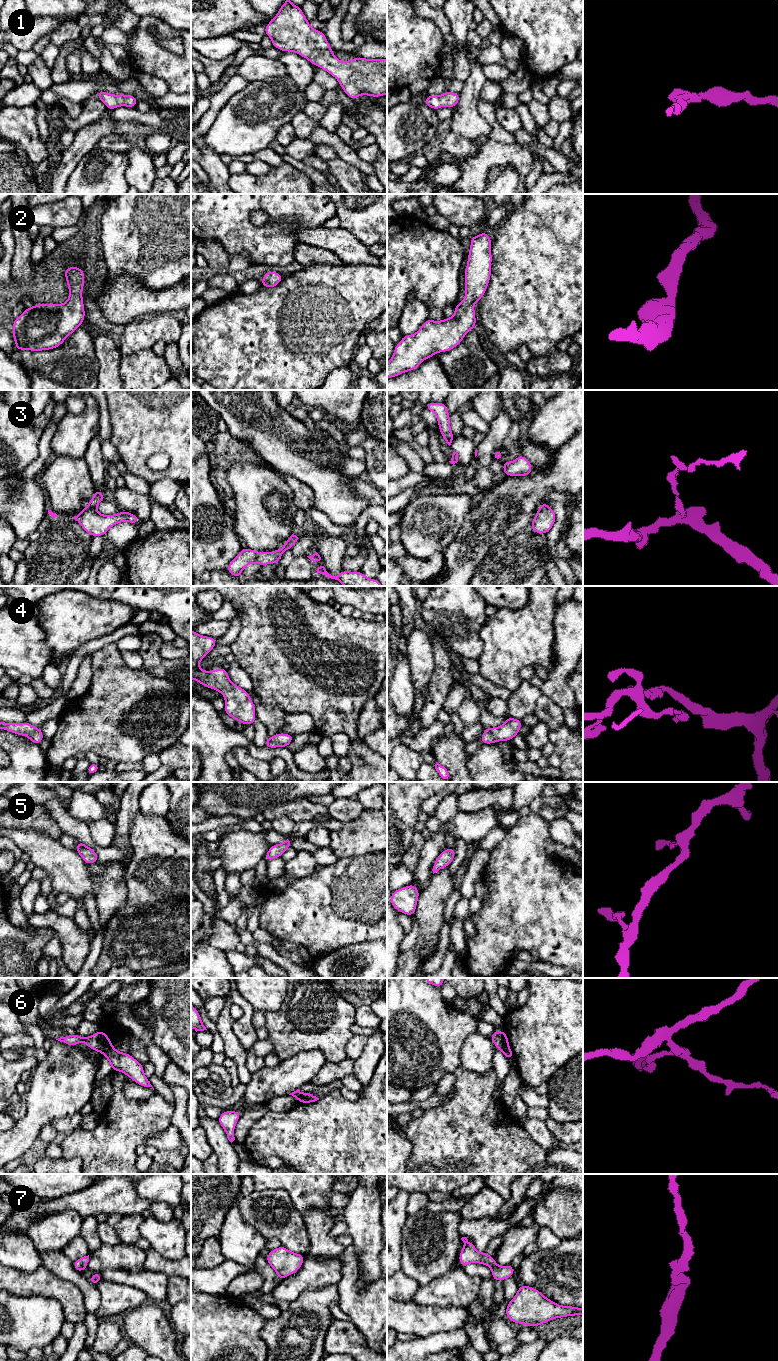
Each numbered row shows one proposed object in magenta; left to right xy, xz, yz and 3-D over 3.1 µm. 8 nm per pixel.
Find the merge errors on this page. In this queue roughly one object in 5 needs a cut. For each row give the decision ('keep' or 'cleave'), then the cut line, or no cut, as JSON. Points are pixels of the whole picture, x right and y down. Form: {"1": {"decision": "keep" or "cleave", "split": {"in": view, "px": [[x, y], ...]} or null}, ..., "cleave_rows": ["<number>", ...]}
{"1": {"decision": "keep", "split": null}, "2": {"decision": "keep", "split": null}, "3": {"decision": "cleave", "split": {"in": "xy", "px": [[88, 505], [95, 508]]}}, "4": {"decision": "keep", "split": null}, "5": {"decision": "keep", "split": null}, "6": {"decision": "cleave", "split": {"in": "xy", "px": [[111, 1044], [103, 1053]]}}, "7": {"decision": "keep", "split": null}, "cleave_rows": ["3", "6"]}

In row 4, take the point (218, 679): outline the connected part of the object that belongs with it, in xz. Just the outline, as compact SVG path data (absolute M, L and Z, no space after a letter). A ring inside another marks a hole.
M191 630L191 679L224 696L225 714L235 721L242 722L244 726L254 724L257 719L255 705L246 690L231 682L228 670L218 668L207 672L199 668L199 662L216 646L216 643L217 639L199 635Z

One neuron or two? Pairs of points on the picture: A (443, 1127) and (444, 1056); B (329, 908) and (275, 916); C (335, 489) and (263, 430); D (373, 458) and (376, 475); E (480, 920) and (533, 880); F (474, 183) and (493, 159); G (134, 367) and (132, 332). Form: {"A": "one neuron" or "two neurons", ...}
{"A": "two neurons", "B": "one neuron", "C": "one neuron", "D": "one neuron", "E": "one neuron", "F": "one neuron", "G": "two neurons"}

